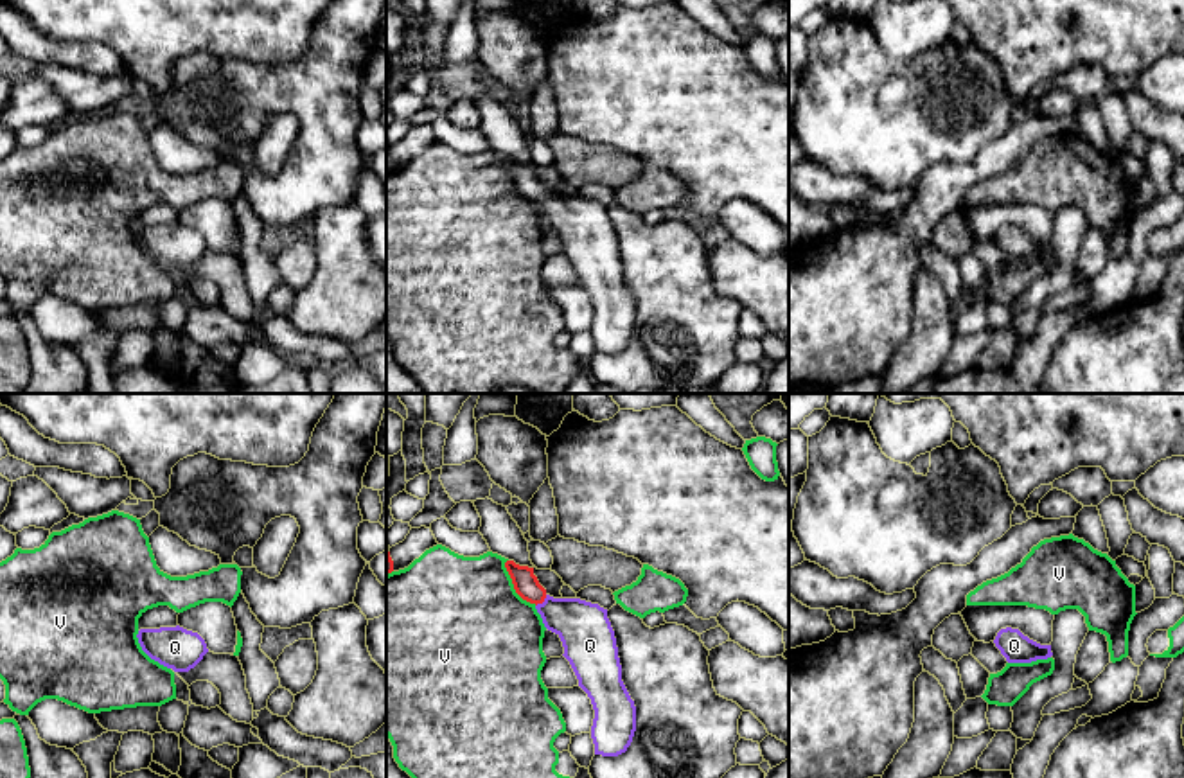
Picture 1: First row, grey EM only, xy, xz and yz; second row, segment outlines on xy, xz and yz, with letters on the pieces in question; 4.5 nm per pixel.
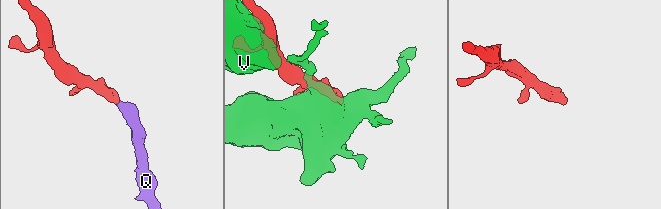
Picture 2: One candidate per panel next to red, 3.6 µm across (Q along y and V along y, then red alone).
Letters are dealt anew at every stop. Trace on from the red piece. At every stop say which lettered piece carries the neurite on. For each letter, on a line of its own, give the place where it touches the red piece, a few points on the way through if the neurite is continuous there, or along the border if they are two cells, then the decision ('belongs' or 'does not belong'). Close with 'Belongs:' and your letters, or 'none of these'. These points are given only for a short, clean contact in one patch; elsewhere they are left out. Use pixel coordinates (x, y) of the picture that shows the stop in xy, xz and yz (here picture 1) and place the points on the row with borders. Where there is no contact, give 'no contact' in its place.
Q: meets red in xz at (541, 602); runs through xz (525, 583), (541, 602), (584, 629); belongs
V: meets red in xz at (514, 586); does not belong
Belongs: Q

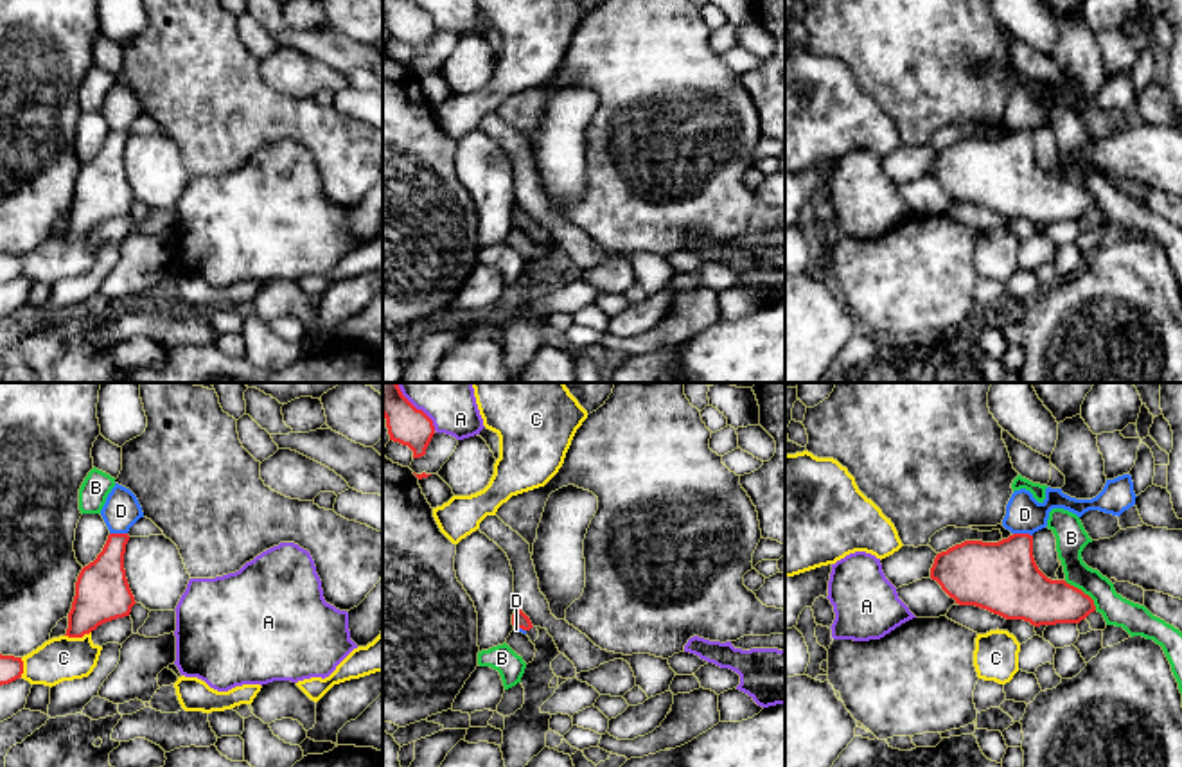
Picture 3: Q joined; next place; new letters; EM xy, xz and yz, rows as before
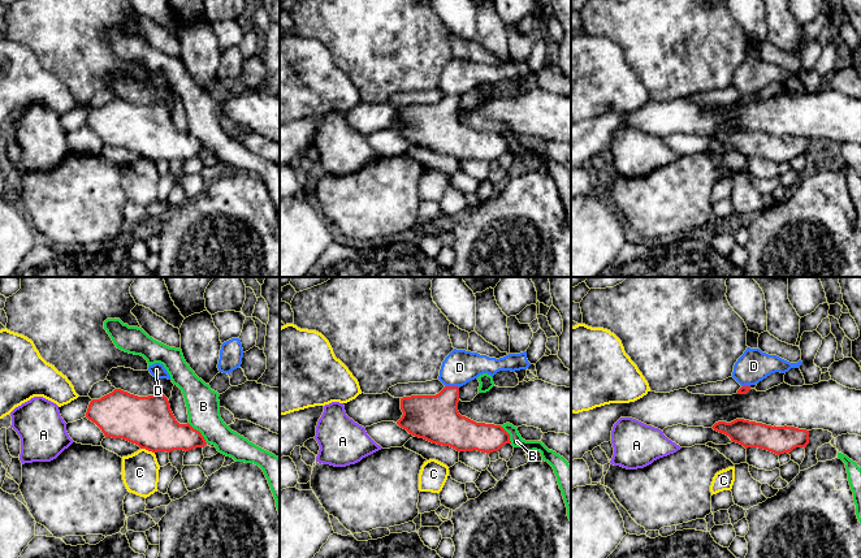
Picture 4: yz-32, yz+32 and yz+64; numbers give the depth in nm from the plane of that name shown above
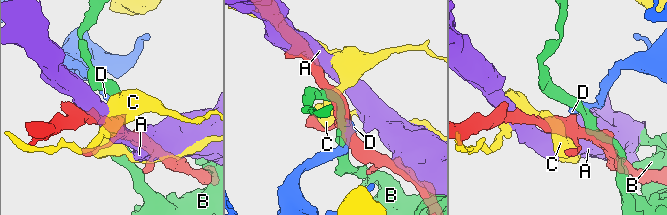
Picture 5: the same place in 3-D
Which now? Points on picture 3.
A: meets red in xz at (415, 408); does not belong
B: meets red in yz at (1082, 591); does not belong
C: meets red in xy at (78, 636); does not belong
D: meets red in yz at (1023, 534); does not belong
Belongs: none of these

